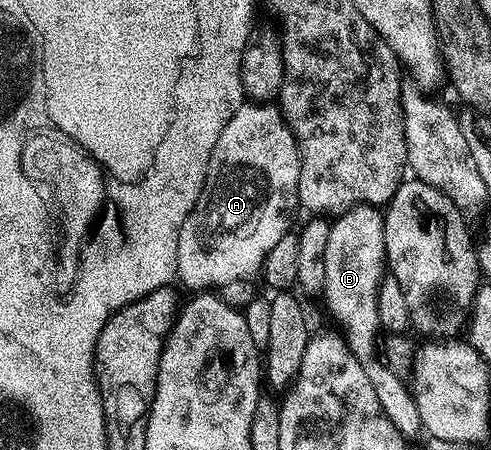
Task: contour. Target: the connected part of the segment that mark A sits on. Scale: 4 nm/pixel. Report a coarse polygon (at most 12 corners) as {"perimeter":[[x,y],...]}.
{"perimeter":[[256,101],[223,125],[179,229],[197,293],[261,274],[301,154]]}

